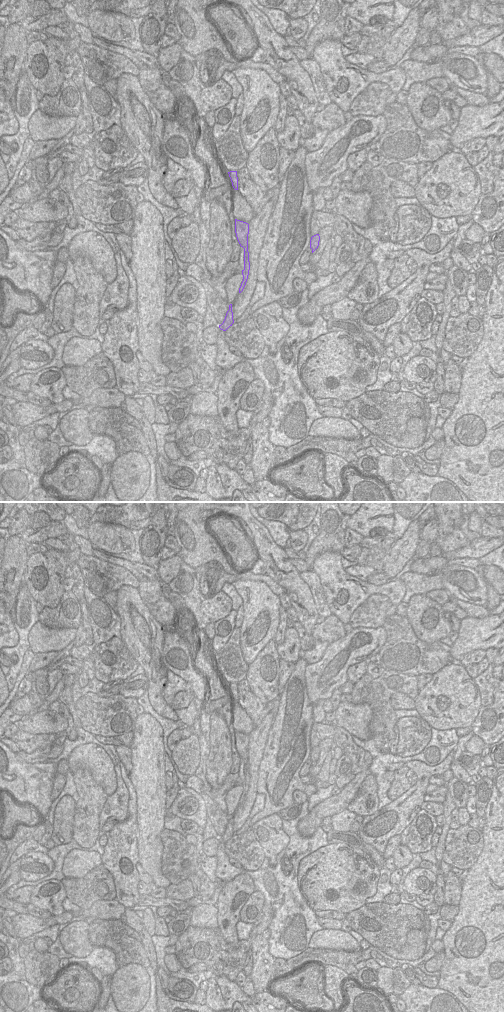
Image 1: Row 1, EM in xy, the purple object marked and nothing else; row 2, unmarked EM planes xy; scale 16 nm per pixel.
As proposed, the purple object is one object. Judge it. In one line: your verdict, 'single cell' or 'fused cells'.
fused cells

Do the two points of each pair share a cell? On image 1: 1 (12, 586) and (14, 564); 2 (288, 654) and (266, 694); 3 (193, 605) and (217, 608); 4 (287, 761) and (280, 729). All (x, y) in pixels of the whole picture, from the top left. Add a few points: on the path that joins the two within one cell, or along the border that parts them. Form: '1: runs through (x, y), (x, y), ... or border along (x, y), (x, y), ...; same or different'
1: runs through (14, 581), (16, 569); same
2: border along (275, 645), (280, 658); different
3: border along (218, 591), (201, 602), (200, 619), (204, 625); different
4: runs through (287, 753), (287, 737); same

